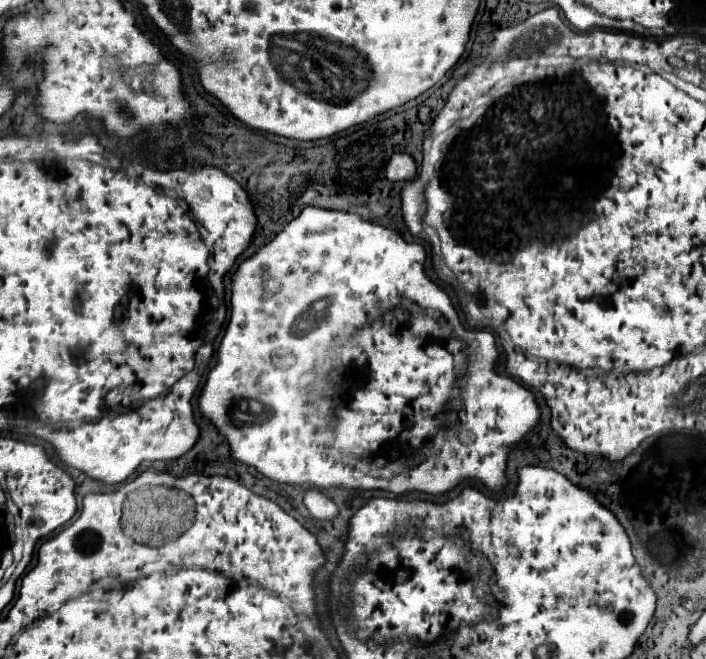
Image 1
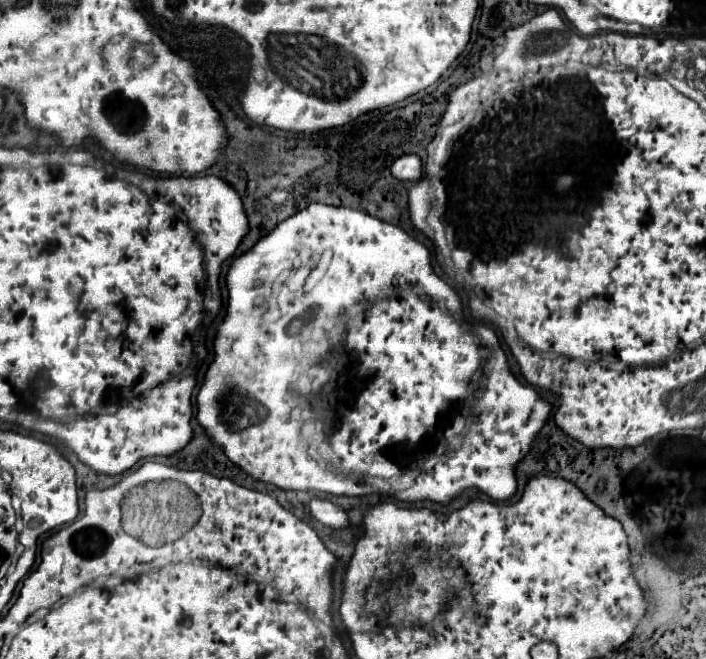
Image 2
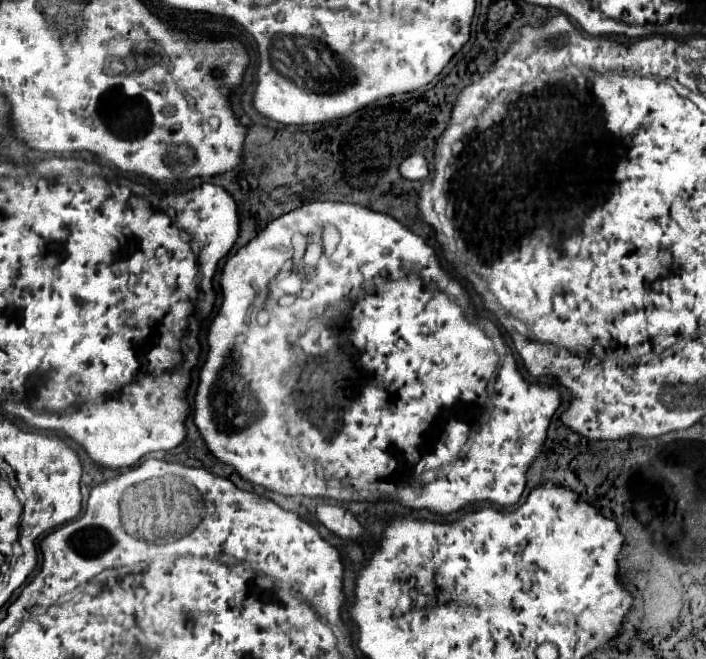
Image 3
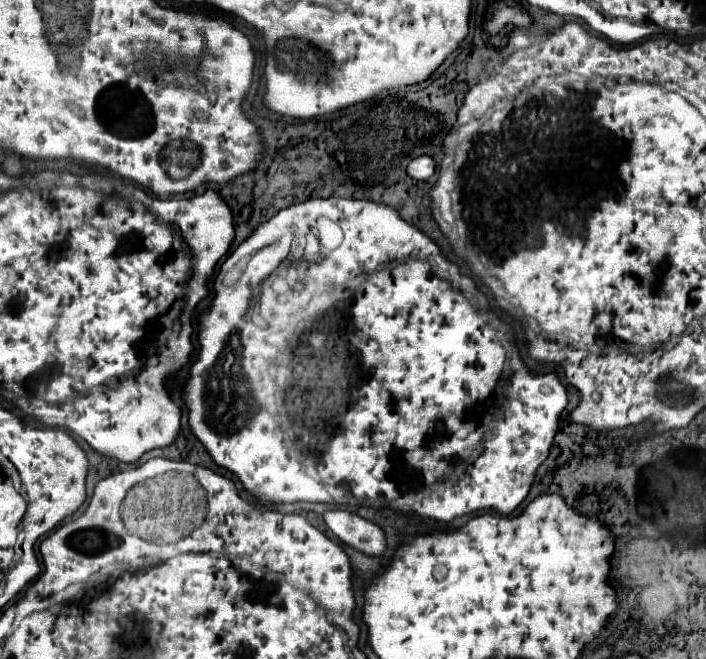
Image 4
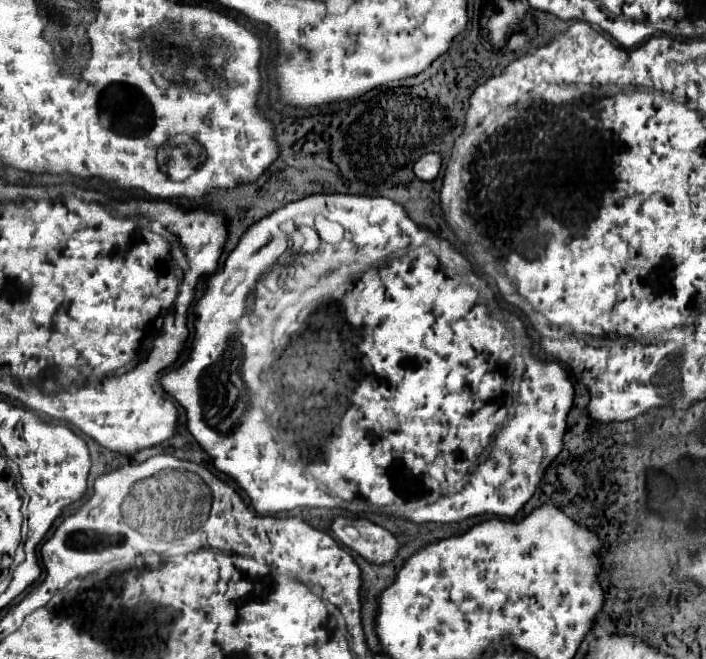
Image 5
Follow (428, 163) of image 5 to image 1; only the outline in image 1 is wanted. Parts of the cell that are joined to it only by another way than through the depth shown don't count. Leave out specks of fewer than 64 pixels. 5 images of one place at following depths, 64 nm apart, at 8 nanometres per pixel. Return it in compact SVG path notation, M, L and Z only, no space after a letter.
M396 154L388 160L386 168L384 168L384 176L388 176L388 180L392 182L408 182L416 176L416 164L414 158L410 154Z

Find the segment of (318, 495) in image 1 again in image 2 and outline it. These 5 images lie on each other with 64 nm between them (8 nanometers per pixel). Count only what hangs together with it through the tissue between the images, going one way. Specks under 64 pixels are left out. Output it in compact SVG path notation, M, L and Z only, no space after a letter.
M312 498L310 504L308 504L308 508L310 508L310 514L312 514L318 522L322 522L322 524L326 524L326 526L330 526L330 528L340 530L340 528L346 528L346 526L348 526L348 516L346 516L346 512L344 512L340 506L332 504L330 500Z

